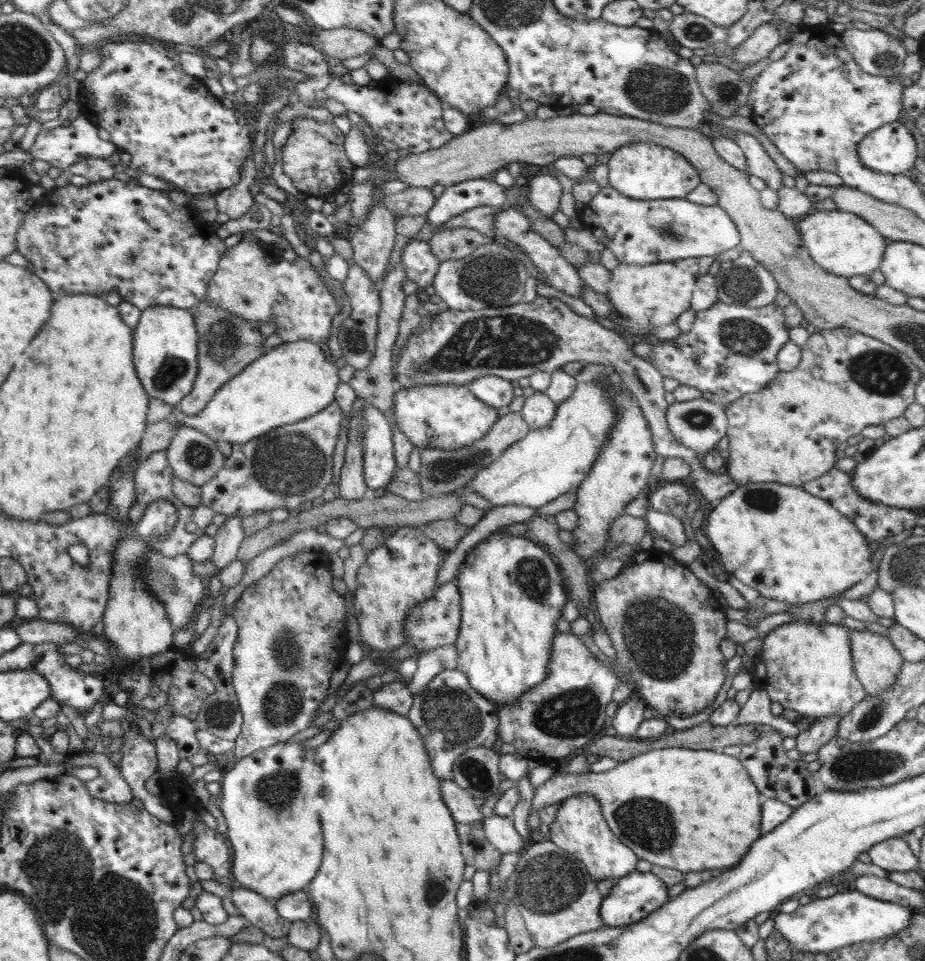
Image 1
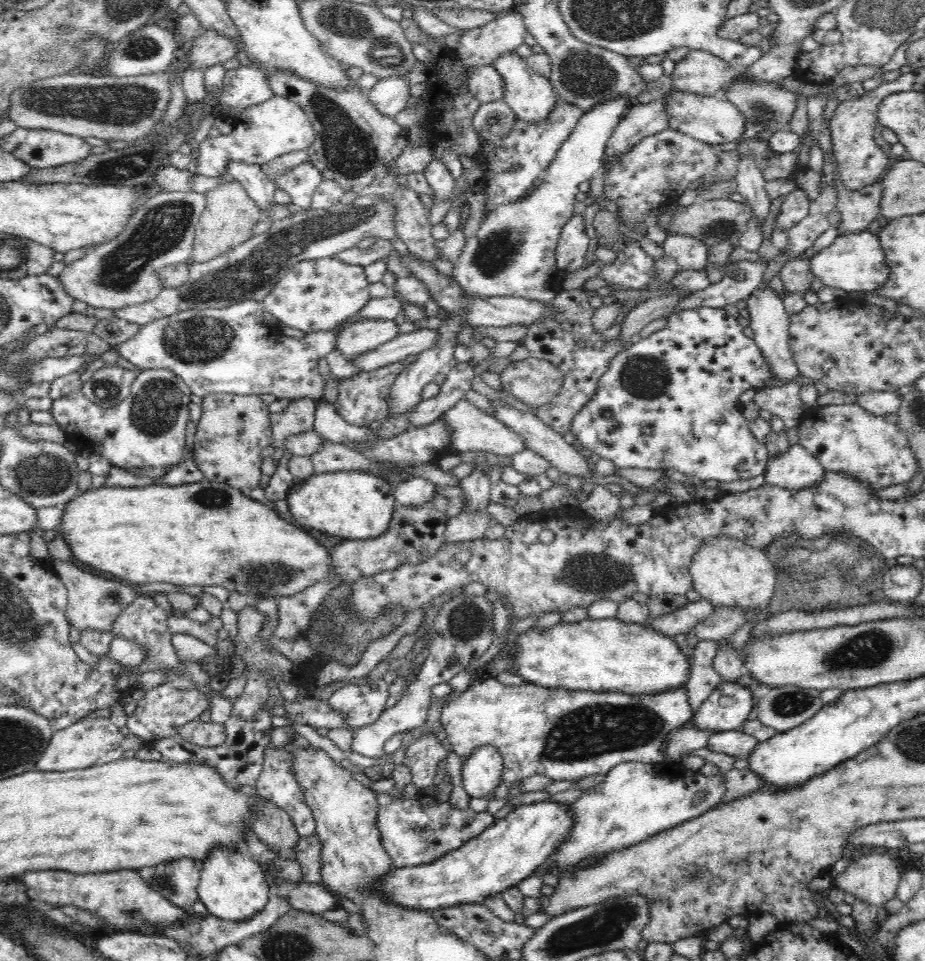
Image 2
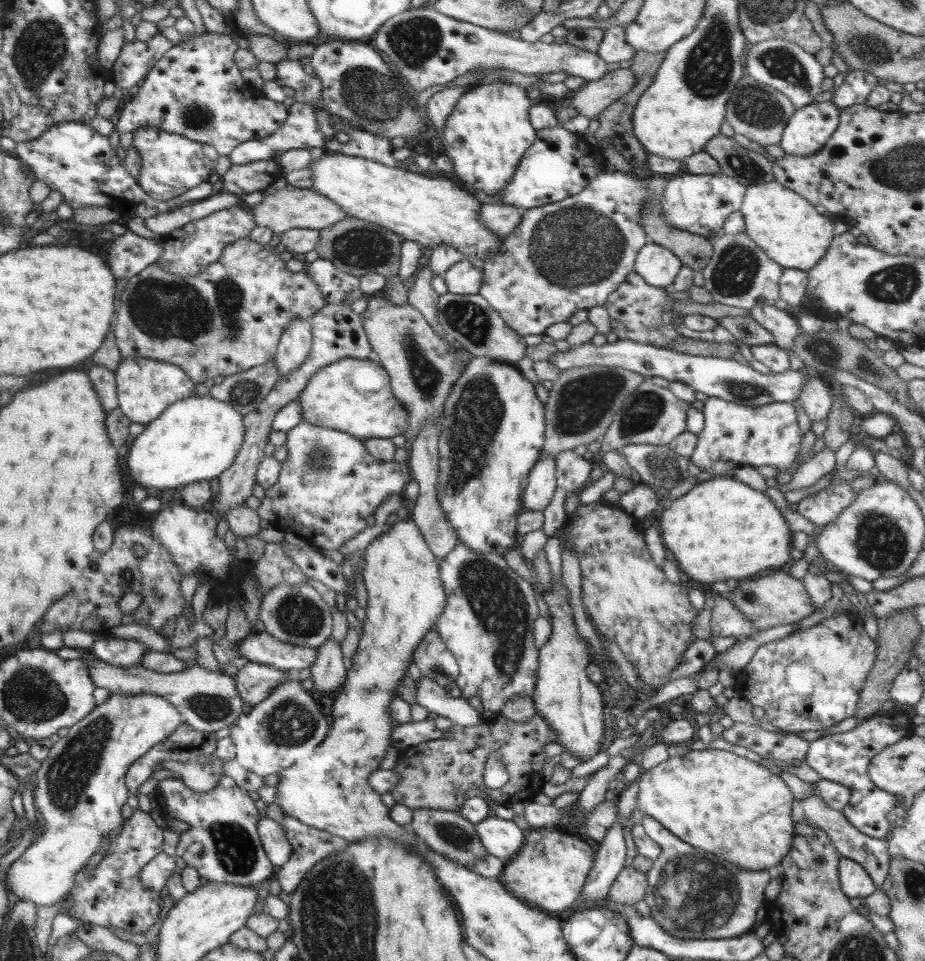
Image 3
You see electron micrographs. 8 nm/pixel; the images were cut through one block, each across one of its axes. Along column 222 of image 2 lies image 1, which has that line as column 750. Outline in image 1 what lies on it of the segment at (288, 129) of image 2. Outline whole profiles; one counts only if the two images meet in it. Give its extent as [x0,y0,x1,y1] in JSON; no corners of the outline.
[733,134,782,190]

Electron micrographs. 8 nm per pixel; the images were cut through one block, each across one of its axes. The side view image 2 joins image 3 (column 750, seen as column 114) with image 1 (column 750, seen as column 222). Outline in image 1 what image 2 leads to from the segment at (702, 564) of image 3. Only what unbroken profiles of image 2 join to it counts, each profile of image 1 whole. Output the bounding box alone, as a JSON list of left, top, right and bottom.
[702,482,874,606]

